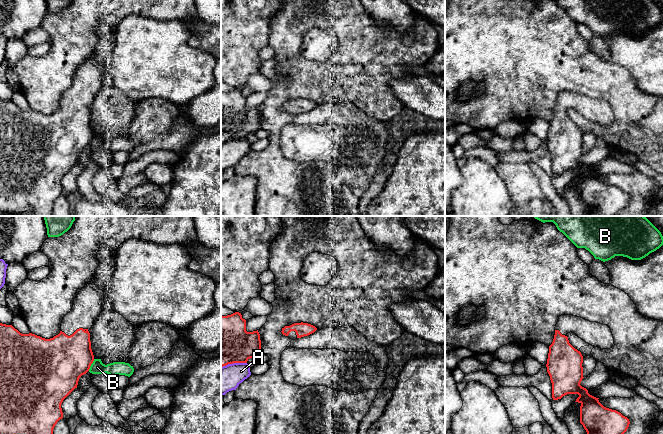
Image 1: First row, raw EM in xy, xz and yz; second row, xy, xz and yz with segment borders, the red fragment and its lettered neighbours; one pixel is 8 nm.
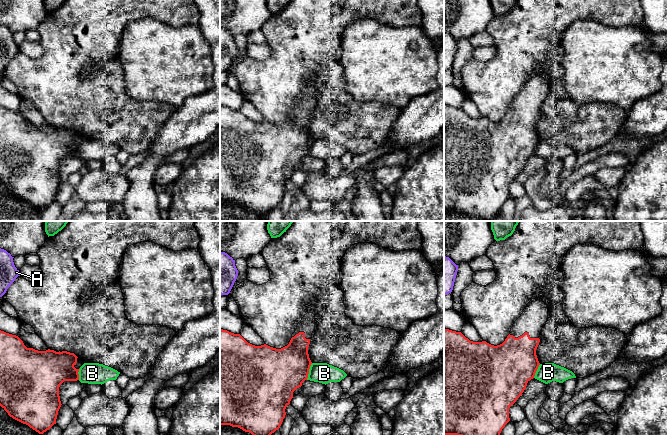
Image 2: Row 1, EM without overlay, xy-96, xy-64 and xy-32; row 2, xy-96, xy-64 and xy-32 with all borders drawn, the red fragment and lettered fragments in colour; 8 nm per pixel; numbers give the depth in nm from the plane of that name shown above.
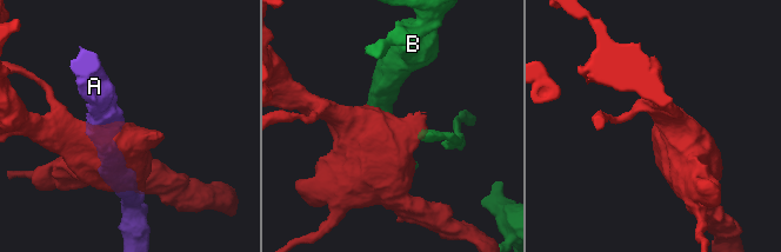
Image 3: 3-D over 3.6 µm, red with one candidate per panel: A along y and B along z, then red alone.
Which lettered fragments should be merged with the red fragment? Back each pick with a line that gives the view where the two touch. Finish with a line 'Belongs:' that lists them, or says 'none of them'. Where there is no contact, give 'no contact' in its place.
Belongs: none of them

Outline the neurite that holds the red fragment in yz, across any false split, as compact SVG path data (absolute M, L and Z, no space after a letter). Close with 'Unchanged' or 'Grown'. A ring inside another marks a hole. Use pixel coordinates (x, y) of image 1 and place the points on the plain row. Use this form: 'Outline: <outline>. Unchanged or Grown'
Outline: M561 91L555 103L555 111L552 120L549 122L547 135L547 148L552 159L553 176L561 175L567 170L578 170L575 178L580 182L580 199L587 208L585 216L617 216L628 205L630 197L620 188L604 183L599 174L588 169L588 166L580 161L583 153L583 132L575 125L568 116L568 109L575 109L579 114L589 121L601 125L610 125L614 120L614 114L610 104L597 98L590 98L581 93L572 91Z. Grown

